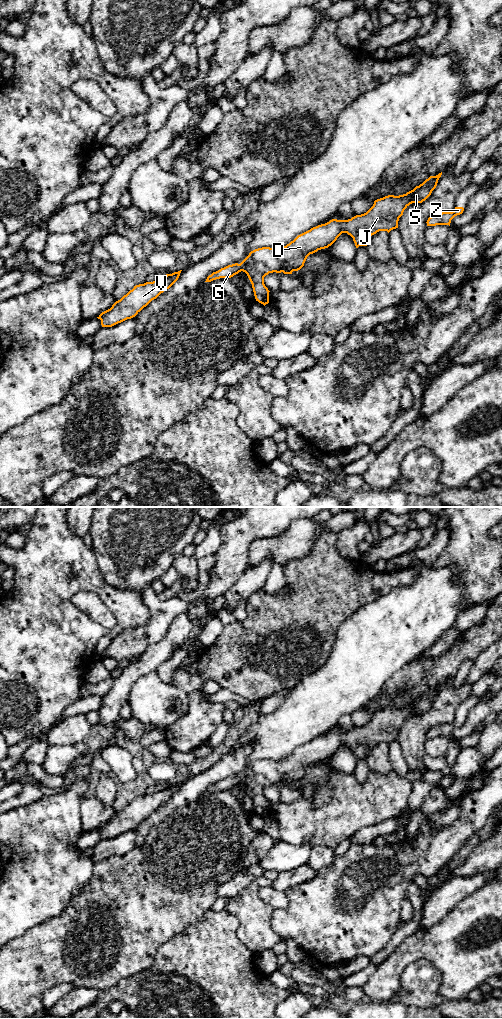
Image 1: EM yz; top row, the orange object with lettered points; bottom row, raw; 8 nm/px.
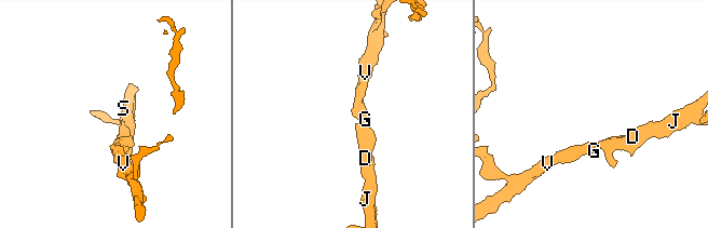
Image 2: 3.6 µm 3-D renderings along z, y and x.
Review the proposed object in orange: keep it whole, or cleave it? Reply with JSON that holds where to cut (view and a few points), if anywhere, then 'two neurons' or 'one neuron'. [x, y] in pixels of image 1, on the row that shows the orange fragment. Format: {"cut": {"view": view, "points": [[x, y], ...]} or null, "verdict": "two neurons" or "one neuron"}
{"cut": null, "verdict": "one neuron"}

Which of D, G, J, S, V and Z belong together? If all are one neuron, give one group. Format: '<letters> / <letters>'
D G J S V Z

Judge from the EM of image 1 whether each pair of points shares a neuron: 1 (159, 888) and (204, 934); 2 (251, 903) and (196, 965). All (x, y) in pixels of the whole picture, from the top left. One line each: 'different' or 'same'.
1: different
2: different

